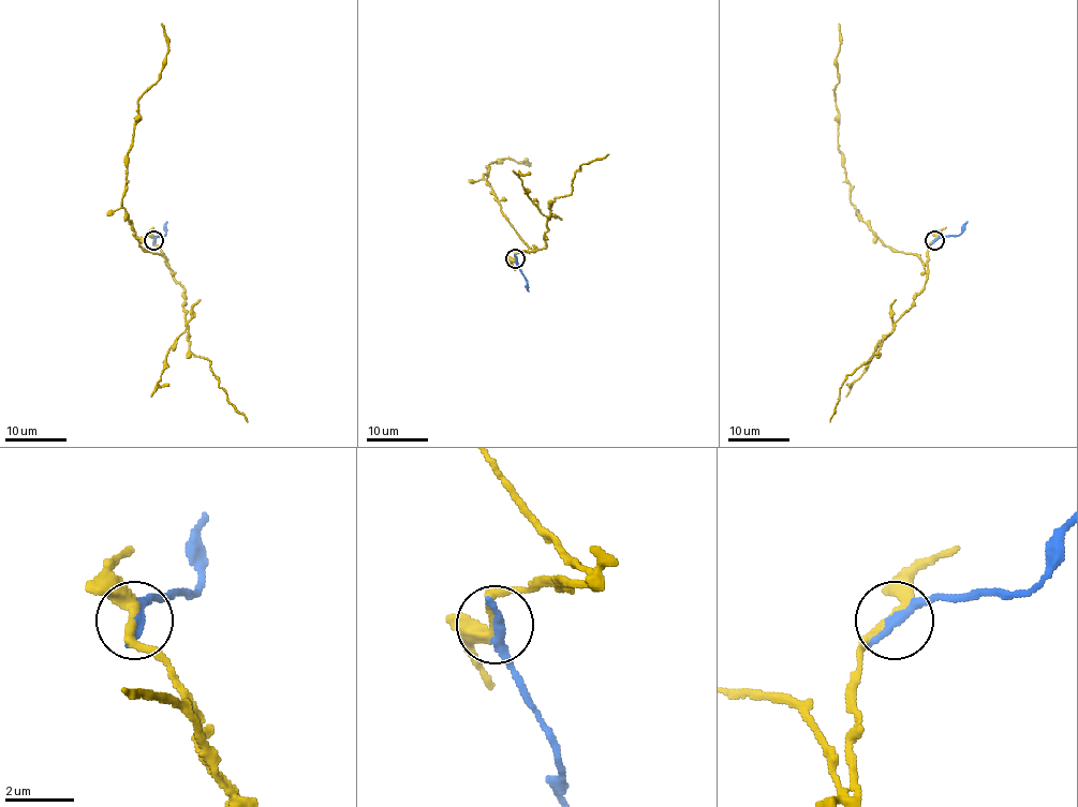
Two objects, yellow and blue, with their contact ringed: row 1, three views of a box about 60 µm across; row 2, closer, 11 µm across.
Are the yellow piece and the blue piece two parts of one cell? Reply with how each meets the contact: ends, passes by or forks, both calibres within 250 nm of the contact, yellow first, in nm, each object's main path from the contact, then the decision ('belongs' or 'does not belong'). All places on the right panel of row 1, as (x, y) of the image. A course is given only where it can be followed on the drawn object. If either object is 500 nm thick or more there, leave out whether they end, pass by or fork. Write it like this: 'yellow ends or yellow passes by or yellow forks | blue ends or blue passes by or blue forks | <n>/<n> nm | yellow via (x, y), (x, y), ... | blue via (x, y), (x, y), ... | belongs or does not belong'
yellow passes by | blue ends | 260/320 nm | yellow via (934, 240), (925, 265), (914, 254), (896, 252), (861, 220), (850, 198), (837, 143), (839, 23) | blue via (934, 240), (957, 235), (966, 221) | does not belong

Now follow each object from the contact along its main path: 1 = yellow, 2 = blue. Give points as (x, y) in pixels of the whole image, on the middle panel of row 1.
1: (515, 258), (518, 252), (530, 249), (501, 210), (484, 174), (493, 161), (512, 159), (522, 163)
2: (515, 258), (529, 290)

